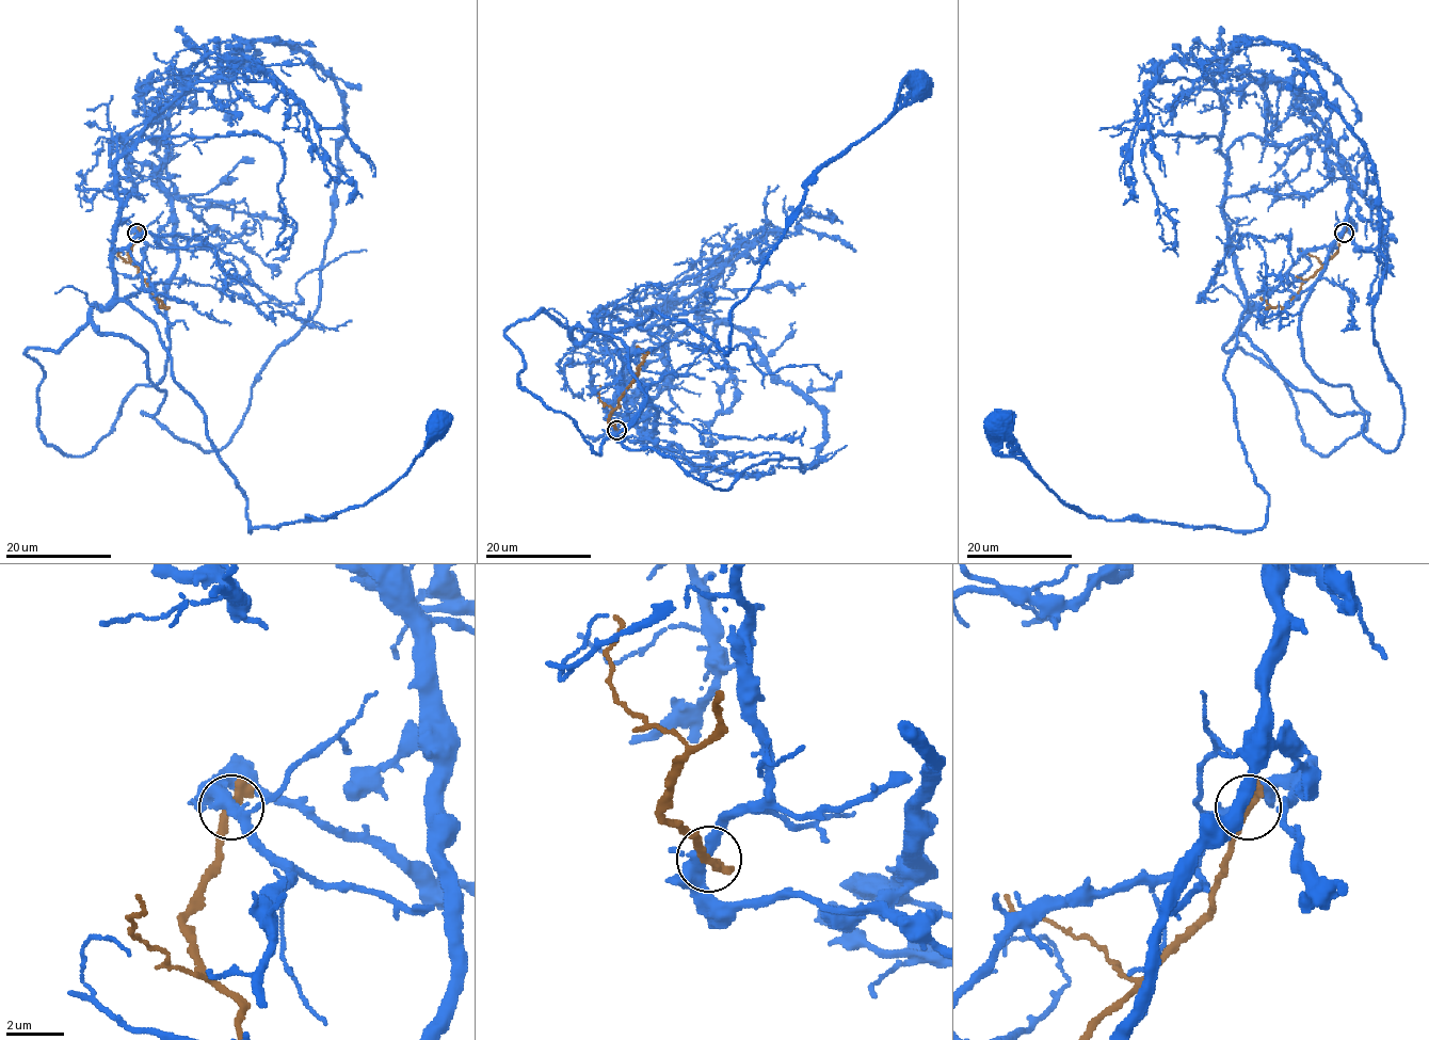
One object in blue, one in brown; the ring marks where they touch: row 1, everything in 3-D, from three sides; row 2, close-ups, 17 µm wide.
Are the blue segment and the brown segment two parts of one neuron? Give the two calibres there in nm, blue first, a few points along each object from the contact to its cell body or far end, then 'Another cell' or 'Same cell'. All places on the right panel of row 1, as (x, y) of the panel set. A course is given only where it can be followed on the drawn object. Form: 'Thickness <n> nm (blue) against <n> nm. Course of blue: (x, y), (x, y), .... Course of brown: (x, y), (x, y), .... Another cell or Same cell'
Thickness 360 nm (blue) against 400 nm. Course of blue: (1344, 233), (1247, 300), (1227, 360), (1237, 438), (1268, 495), (1262, 527), (1090, 518), (1052, 490), (995, 421). Course of brown: (1344, 233), (1337, 251), (1283, 306), (1270, 306), (1259, 298). Another cell

